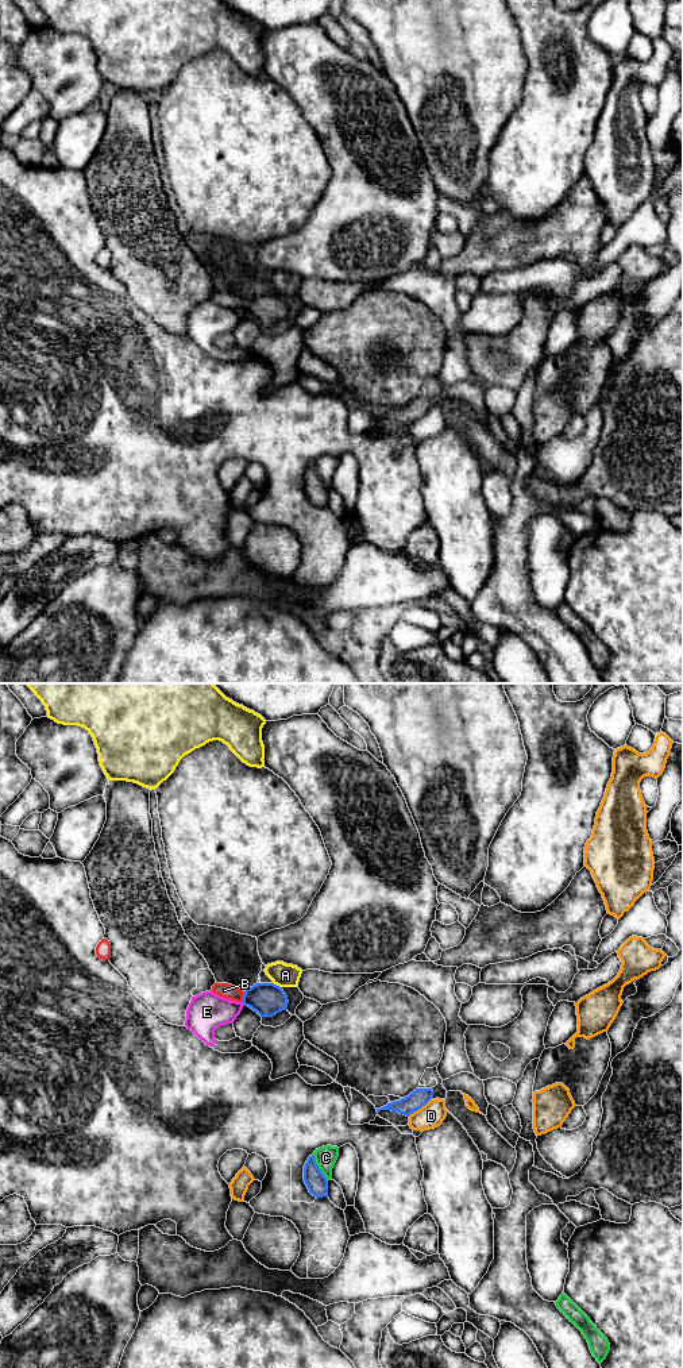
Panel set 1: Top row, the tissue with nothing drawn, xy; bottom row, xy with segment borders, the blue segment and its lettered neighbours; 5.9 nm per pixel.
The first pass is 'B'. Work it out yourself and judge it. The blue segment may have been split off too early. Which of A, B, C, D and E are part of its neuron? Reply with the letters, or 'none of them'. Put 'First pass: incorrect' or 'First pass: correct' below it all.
B
First pass: correct

